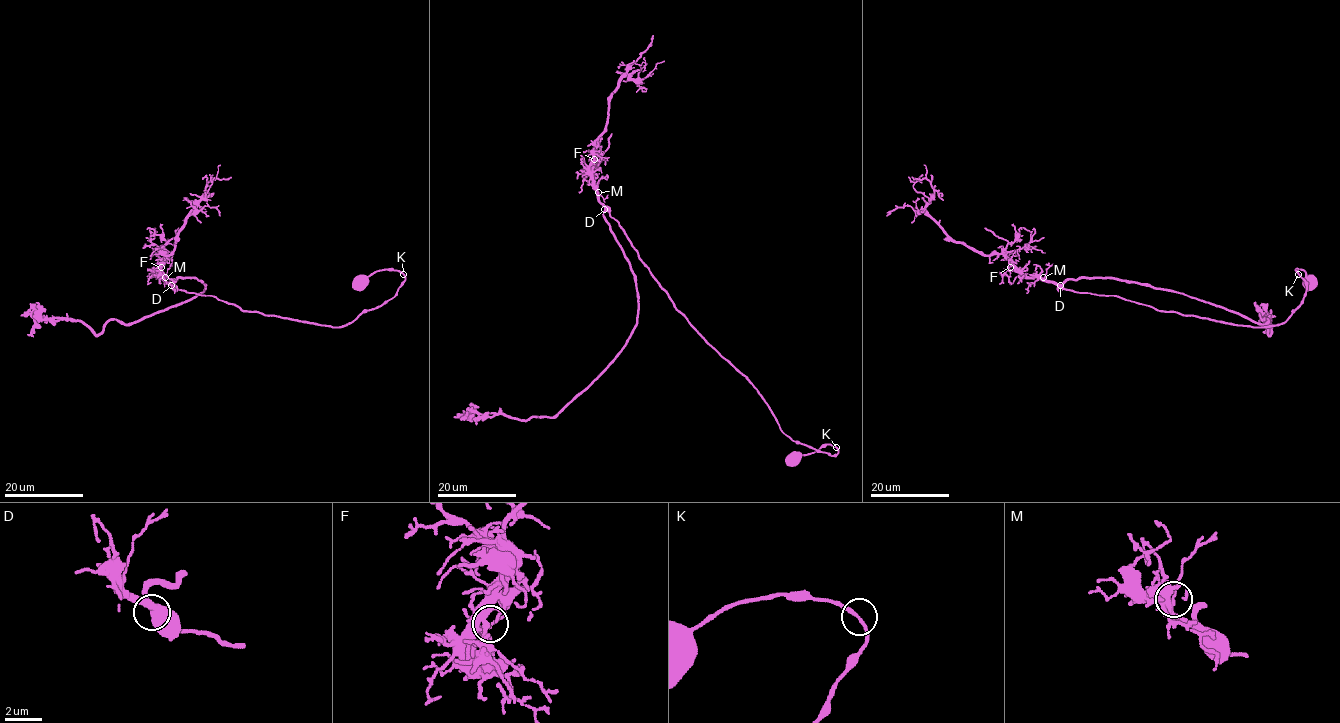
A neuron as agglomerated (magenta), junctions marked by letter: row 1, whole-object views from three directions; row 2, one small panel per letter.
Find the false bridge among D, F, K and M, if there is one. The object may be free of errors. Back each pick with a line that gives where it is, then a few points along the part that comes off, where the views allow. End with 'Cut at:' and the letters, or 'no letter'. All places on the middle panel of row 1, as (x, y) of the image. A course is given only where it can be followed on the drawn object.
Cut at: no letter

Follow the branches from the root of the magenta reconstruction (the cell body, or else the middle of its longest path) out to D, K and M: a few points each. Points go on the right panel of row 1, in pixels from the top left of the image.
D: (1310, 282), (1297, 269), (1307, 286), (1303, 301), (1284, 322), (1264, 327), (1159, 311), (1060, 285)
K: (1310, 282), (1310, 277), (1303, 270), (1297, 269), (1299, 274)
M: (1310, 282), (1297, 269), (1307, 286), (1300, 305), (1280, 324), (1252, 327), (1075, 292), (1043, 277)

